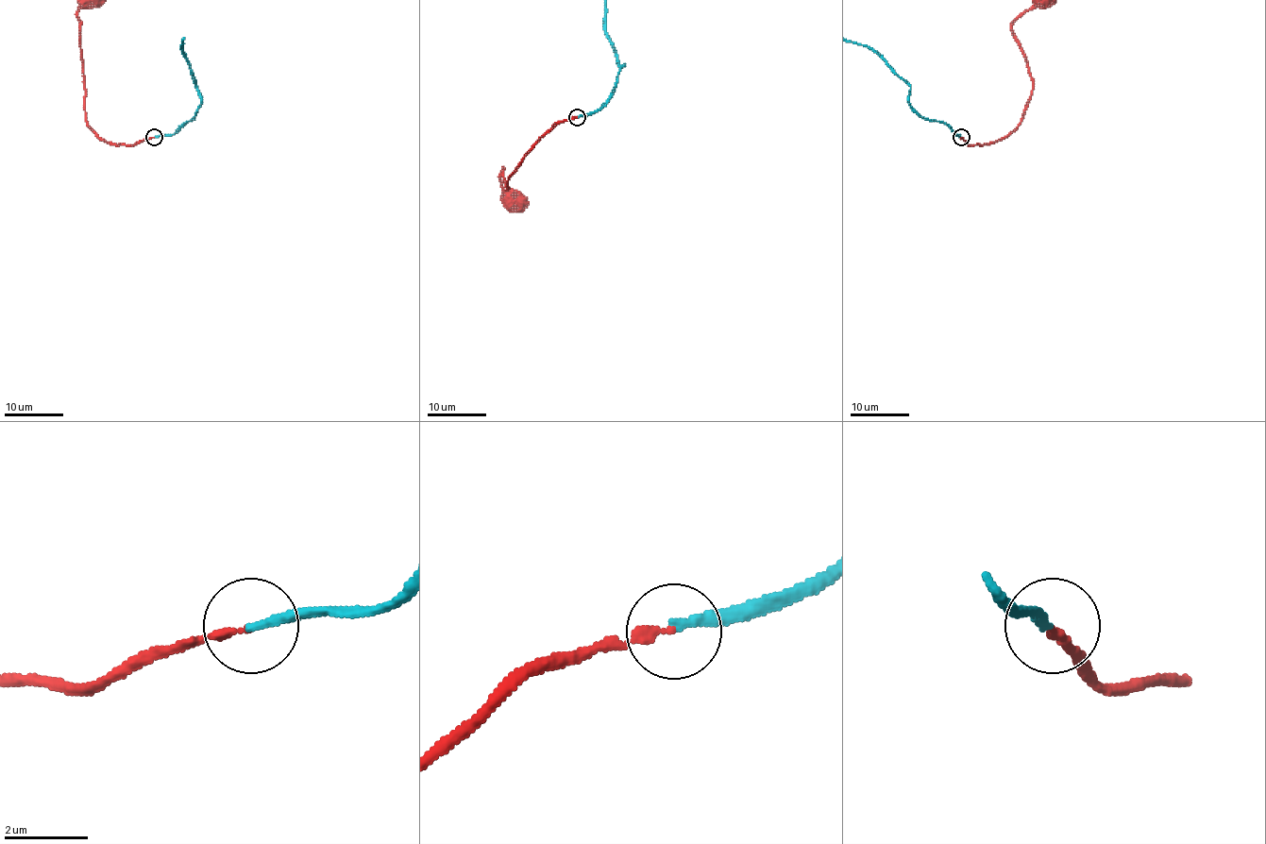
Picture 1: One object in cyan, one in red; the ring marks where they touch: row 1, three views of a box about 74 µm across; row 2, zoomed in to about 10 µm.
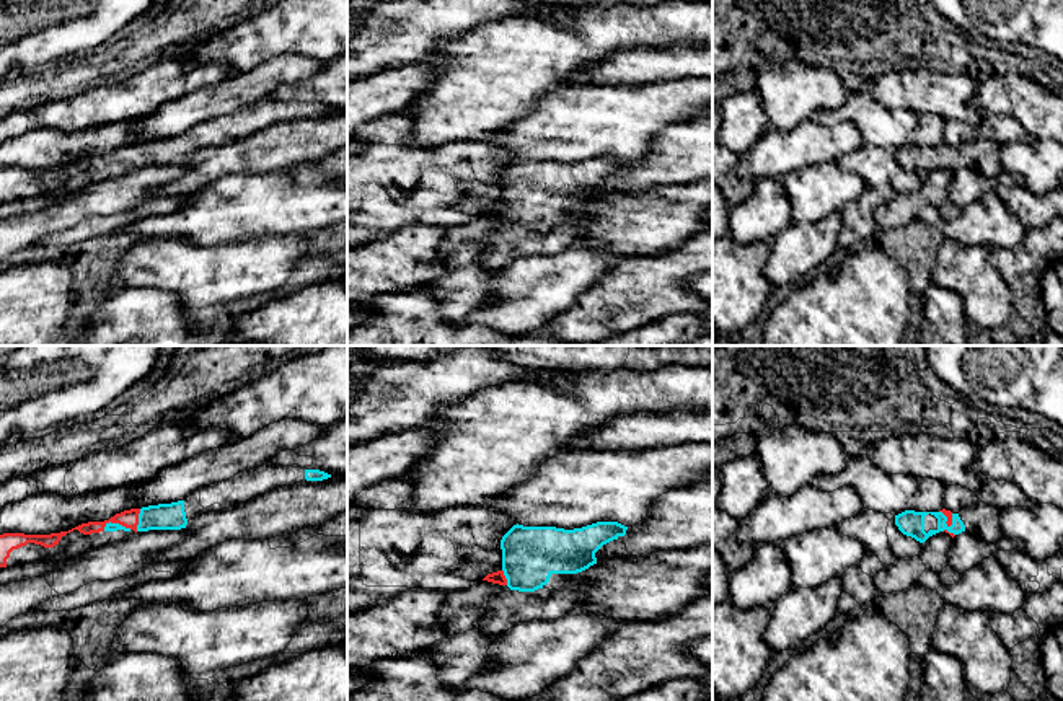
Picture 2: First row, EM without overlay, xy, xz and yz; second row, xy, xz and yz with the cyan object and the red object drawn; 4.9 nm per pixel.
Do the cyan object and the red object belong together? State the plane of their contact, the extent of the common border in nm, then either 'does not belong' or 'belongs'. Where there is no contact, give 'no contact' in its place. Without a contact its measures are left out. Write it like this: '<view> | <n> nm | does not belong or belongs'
xy | 140 nm | belongs

